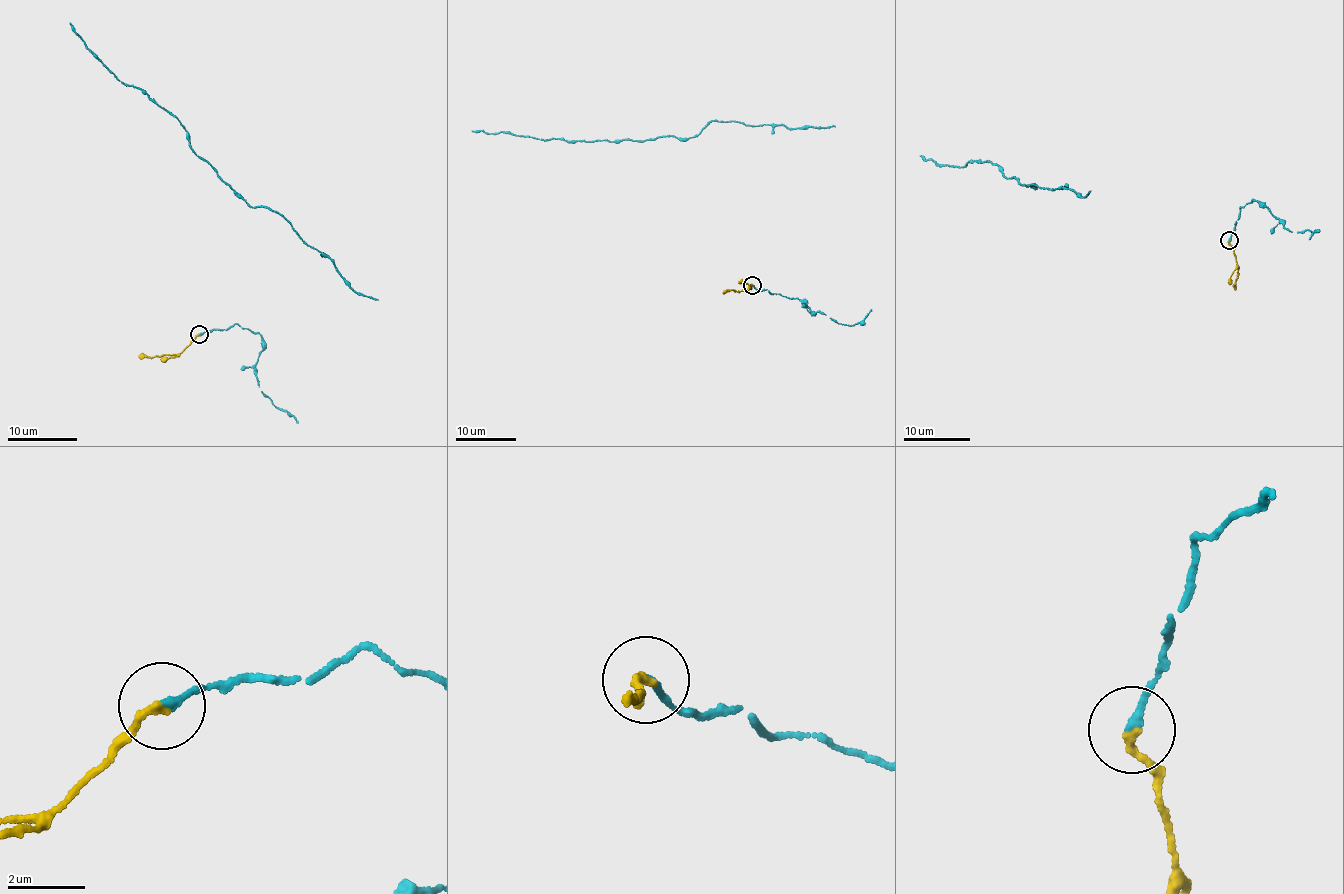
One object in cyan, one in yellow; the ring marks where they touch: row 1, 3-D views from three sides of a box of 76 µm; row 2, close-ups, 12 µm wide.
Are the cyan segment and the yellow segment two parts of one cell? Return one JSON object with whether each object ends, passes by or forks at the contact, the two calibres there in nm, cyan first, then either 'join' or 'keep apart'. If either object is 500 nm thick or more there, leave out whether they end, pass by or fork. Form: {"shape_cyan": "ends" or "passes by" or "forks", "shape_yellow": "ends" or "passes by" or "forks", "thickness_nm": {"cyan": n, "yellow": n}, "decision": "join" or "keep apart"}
{"shape_cyan": "ends", "shape_yellow": "ends", "thickness_nm": {"cyan": 200, "yellow": 190}, "decision": "join"}

